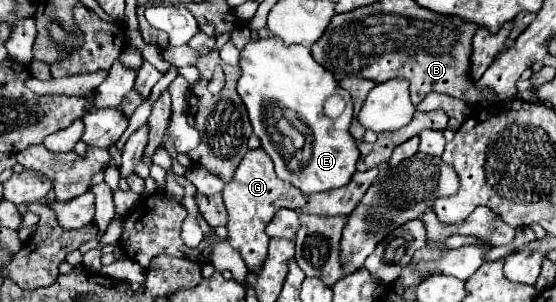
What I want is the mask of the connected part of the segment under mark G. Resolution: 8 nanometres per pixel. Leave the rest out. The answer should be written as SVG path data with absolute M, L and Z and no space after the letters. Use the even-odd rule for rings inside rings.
M260 148L260 150L246 152L234 178L230 182L226 182L222 196L224 196L224 204L228 210L228 224L226 224L228 242L232 248L236 248L242 254L250 272L258 274L266 260L268 242L270 242L270 236L266 234L266 224L274 218L274 214L280 208L302 208L304 194L298 188L290 186L288 182L282 182L276 176L270 156Z

